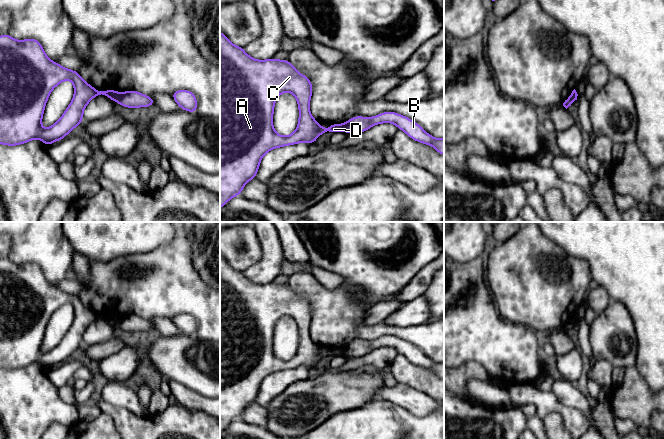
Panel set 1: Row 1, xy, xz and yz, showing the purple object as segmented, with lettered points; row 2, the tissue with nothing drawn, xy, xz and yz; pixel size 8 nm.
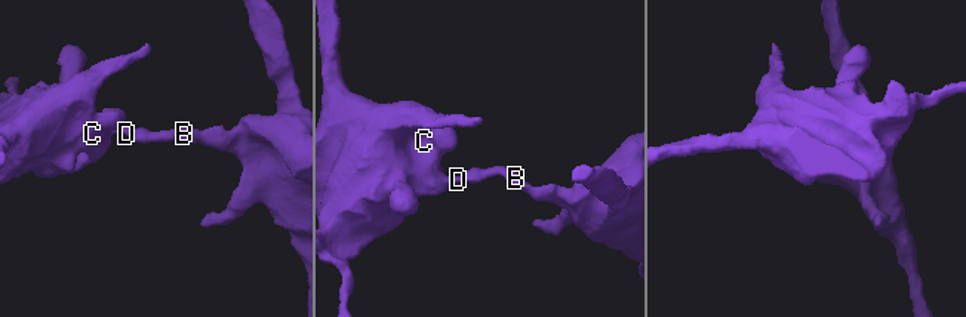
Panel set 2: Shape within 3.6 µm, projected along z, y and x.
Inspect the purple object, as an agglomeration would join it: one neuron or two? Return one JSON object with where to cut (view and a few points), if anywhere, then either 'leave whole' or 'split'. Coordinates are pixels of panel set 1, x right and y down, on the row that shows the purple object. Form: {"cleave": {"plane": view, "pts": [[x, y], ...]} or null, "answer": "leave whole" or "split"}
{"cleave": {"plane": "xy", "pts": [[121, 93], [116, 101]]}, "answer": "split"}

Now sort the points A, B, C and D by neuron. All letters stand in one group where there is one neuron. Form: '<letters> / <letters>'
A C D / B

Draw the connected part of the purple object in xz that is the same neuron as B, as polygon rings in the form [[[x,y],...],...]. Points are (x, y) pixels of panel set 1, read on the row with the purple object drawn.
[[[383,112],[370,118],[355,116],[343,125],[346,133],[361,133],[381,123],[394,123],[398,129],[404,131],[413,140],[430,145],[434,147],[439,154],[444,155],[444,138],[434,138],[424,131],[415,121],[396,112]]]

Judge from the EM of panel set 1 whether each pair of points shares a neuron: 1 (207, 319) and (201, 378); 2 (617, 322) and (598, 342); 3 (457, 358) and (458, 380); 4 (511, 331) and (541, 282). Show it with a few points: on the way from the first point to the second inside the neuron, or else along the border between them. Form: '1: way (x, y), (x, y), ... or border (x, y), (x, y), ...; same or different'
1: border (196, 336), (209, 341); different
2: way (613, 327), (603, 337); same
3: border (471, 359), (454, 369); different
4: border (503, 318), (529, 326), (537, 333); different

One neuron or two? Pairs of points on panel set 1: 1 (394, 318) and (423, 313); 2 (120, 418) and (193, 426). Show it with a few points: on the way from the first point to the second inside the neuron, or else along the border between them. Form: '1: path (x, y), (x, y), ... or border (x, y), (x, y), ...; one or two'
1: path (401, 318), (410, 313), (416, 313); one
2: path (138, 426), (175, 426); one

